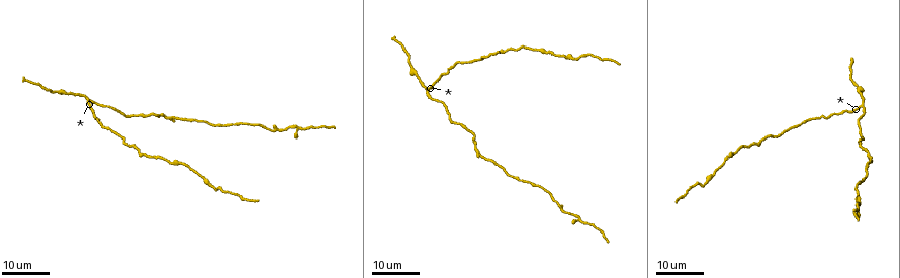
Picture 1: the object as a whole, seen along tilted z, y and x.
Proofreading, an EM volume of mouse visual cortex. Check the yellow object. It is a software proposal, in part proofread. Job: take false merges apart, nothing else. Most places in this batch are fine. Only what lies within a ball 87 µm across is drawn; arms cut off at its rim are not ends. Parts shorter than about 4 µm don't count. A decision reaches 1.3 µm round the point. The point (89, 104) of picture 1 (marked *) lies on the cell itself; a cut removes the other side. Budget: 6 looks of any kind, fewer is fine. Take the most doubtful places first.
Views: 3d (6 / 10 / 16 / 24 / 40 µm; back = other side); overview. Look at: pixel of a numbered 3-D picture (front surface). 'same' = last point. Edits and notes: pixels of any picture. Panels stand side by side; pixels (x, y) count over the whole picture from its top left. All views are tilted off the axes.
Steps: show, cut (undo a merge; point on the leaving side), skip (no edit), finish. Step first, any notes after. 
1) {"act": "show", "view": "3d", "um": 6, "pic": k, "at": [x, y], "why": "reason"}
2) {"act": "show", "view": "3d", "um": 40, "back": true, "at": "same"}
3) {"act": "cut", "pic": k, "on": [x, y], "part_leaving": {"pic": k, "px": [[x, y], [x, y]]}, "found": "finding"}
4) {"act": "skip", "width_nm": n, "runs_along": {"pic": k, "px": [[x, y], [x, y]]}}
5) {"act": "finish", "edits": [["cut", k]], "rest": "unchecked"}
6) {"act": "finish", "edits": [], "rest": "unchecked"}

{"act": "show", "view": "3d", "um": 24, "pic": 1, "at": [864, 104], "why": "two arms in line, one across"}

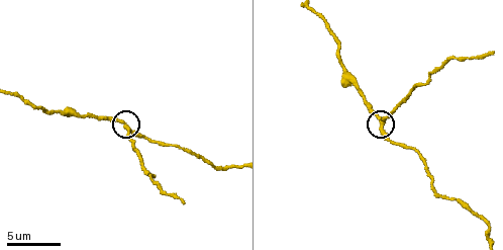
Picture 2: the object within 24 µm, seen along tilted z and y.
{"act": "show", "view": "3d", "um": 6, "pic": 2, "at": [382, 126]}

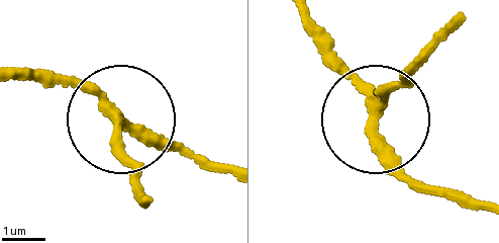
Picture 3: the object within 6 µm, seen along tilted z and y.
{"act": "show", "view": "3d", "um": 6, "back": true, "pic": 3, "at": [118, 117]}

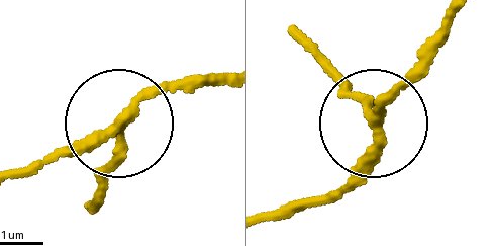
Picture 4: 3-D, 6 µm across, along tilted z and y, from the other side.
{"act": "skip", "arms": 3, "found": "one cell here"}

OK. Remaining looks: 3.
{"act": "show", "view": "3d", "um": 24, "pic": 1, "at": [559, 205], "why": "calibre changes"}

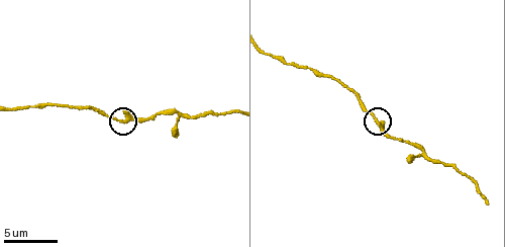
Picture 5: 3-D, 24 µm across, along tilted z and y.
{"act": "show", "view": "3d", "um": 6, "pic": 5, "at": [121, 119], "why": "zoom in"}

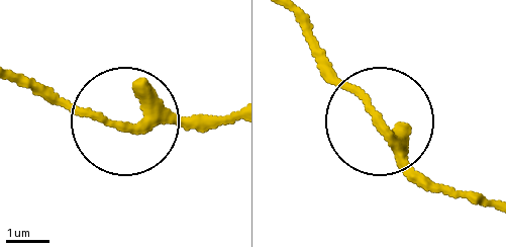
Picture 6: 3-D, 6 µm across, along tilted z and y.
{"act": "show", "view": "3d", "um": 6, "back": true, "pic": 6, "at": [121, 123], "why": "other side"}

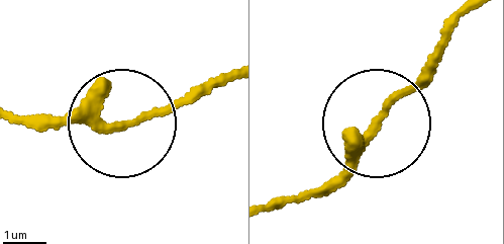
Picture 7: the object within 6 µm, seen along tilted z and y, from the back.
{"act": "skip", "arms": 3, "runs_along": {"pic": 7, "px": [[226, 75], [112, 124], [21, 117]]}, "found": "all the same cell"}

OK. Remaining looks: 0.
{"act": "finish", "edits": [], "rest": "unchecked"}

